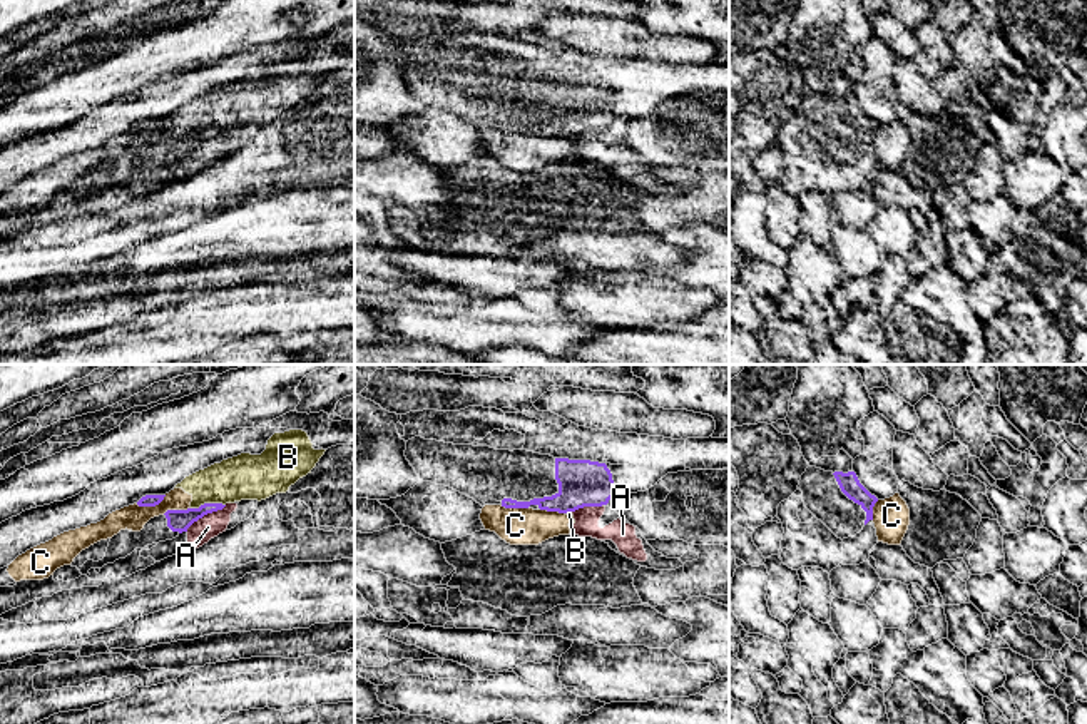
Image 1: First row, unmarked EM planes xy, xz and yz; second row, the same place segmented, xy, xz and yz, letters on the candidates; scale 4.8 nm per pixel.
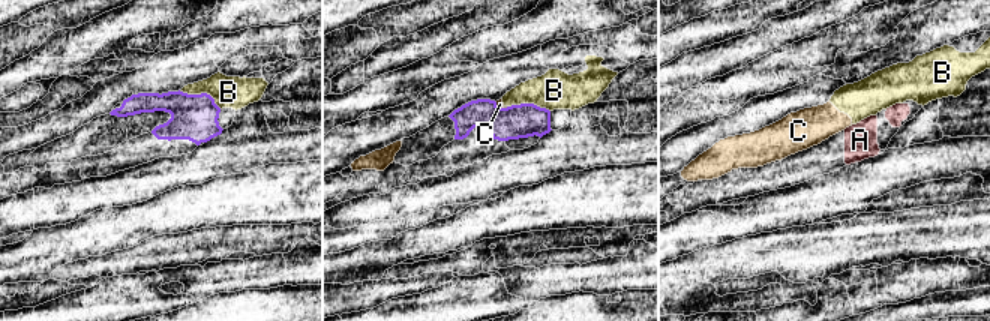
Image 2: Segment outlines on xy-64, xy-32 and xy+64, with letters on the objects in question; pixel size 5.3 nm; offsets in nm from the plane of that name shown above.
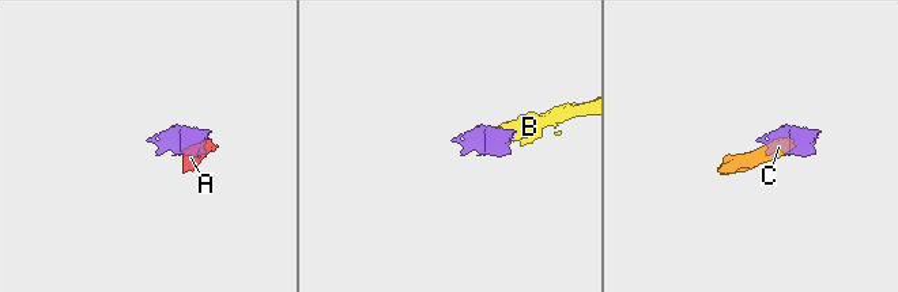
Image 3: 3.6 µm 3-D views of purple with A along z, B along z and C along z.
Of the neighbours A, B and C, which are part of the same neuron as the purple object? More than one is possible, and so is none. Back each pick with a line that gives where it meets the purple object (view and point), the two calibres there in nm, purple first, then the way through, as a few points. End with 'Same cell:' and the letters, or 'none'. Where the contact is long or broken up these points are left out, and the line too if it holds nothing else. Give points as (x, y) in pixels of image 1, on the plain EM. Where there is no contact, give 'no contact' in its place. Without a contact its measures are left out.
Same cell: none

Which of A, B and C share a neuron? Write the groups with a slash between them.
A / B C

